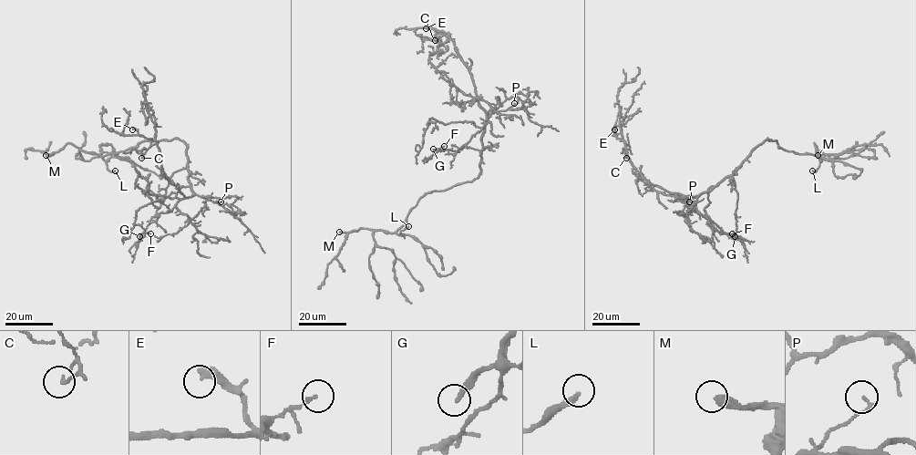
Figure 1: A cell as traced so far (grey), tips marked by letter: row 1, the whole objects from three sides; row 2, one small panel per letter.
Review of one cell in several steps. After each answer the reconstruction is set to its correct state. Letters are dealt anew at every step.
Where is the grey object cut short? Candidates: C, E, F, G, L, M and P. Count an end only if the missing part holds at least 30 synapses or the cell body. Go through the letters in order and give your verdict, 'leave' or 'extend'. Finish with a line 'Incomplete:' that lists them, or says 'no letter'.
C: leave
E: leave
F: leave
G: extend
L: extend
M: extend
P: leave
Incomplete: G, L, M

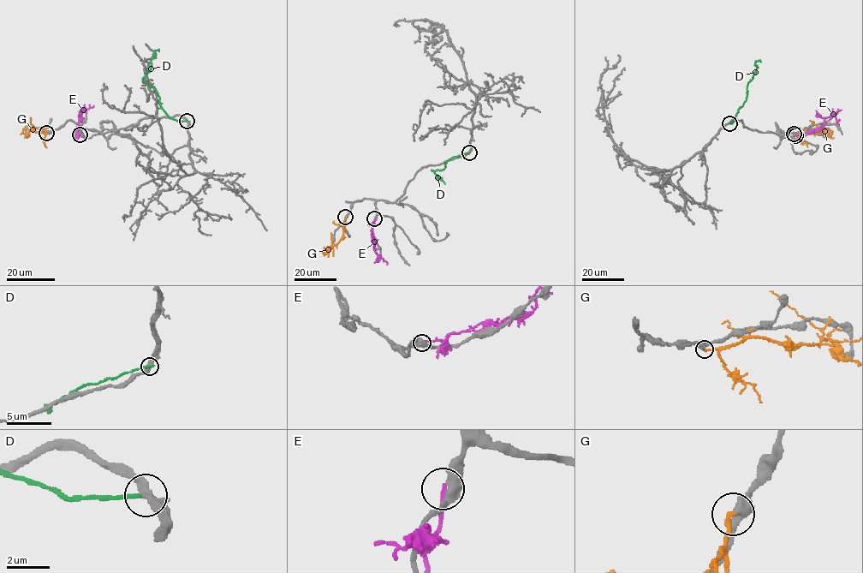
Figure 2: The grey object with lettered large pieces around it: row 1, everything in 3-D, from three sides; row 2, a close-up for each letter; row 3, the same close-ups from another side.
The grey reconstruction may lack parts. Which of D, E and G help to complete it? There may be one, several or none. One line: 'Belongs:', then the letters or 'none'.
Belongs: none

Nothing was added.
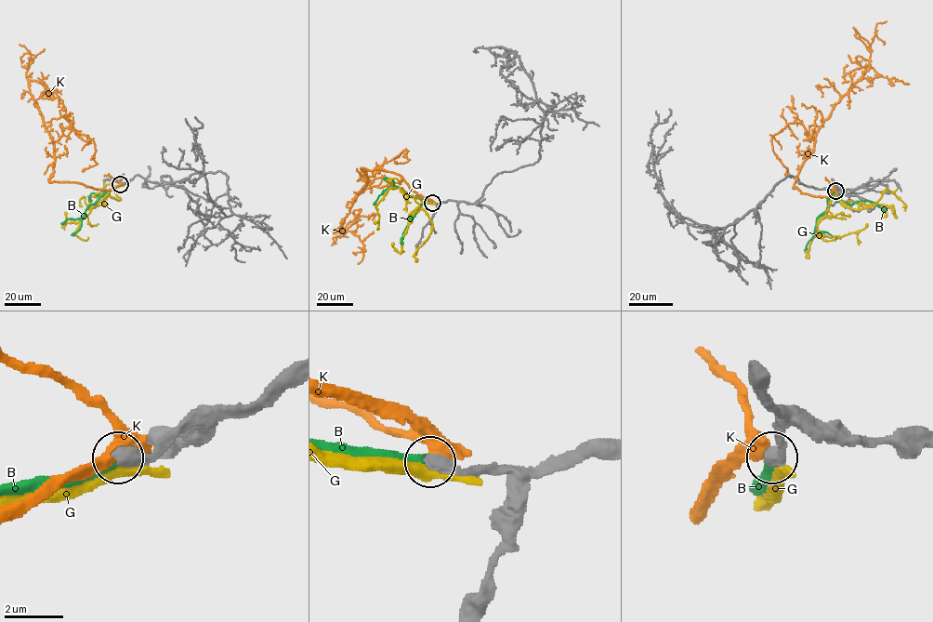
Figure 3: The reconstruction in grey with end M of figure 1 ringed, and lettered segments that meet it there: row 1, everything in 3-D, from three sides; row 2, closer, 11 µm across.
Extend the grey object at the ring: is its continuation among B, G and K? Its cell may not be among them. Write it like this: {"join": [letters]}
{"join": ["B"]}

